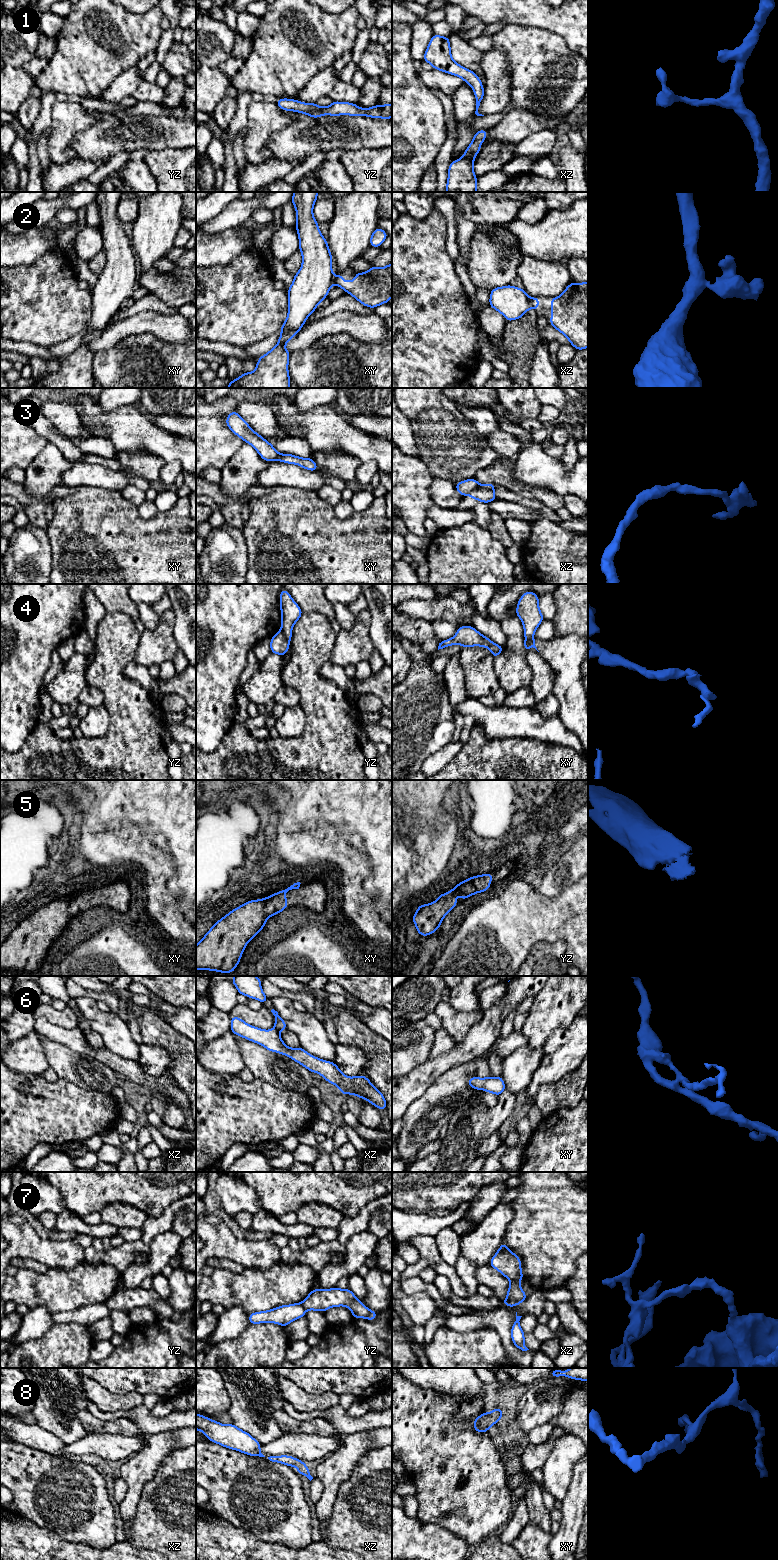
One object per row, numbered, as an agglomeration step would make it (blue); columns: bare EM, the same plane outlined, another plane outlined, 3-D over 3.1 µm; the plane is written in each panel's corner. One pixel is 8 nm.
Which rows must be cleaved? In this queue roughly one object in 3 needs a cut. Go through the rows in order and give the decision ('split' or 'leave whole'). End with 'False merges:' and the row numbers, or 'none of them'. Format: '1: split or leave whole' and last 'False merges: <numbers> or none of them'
1: leave whole
2: split
3: split
4: split
5: leave whole
6: leave whole
7: split
8: leave whole
False merges: 2, 3, 4, 7

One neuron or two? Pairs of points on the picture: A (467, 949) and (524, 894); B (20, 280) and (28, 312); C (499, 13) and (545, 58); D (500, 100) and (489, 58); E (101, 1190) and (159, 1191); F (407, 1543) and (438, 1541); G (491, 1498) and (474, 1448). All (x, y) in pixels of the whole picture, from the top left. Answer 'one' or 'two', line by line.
A: one
B: one
C: two
D: one
E: one
F: one
G: one

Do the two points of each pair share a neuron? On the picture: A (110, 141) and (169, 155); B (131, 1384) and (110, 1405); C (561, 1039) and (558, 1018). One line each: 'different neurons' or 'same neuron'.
A: different neurons
B: different neurons
C: different neurons

